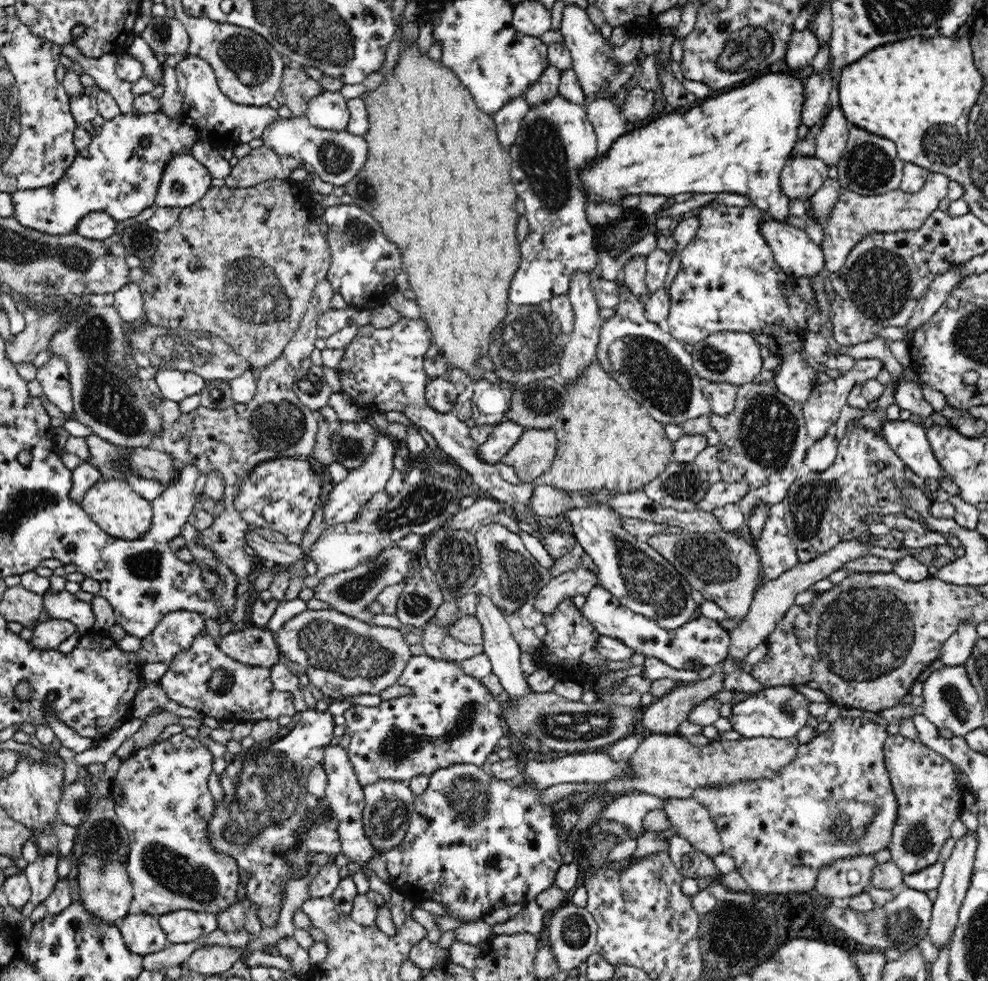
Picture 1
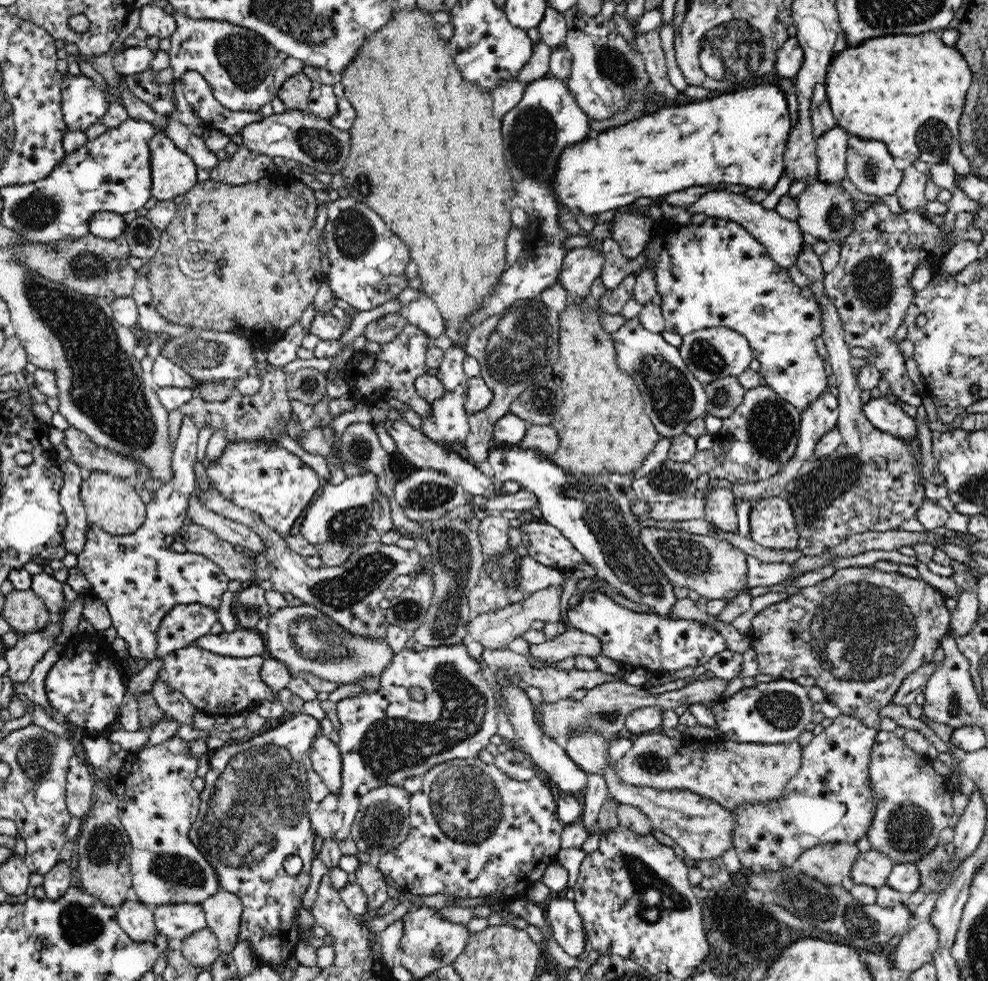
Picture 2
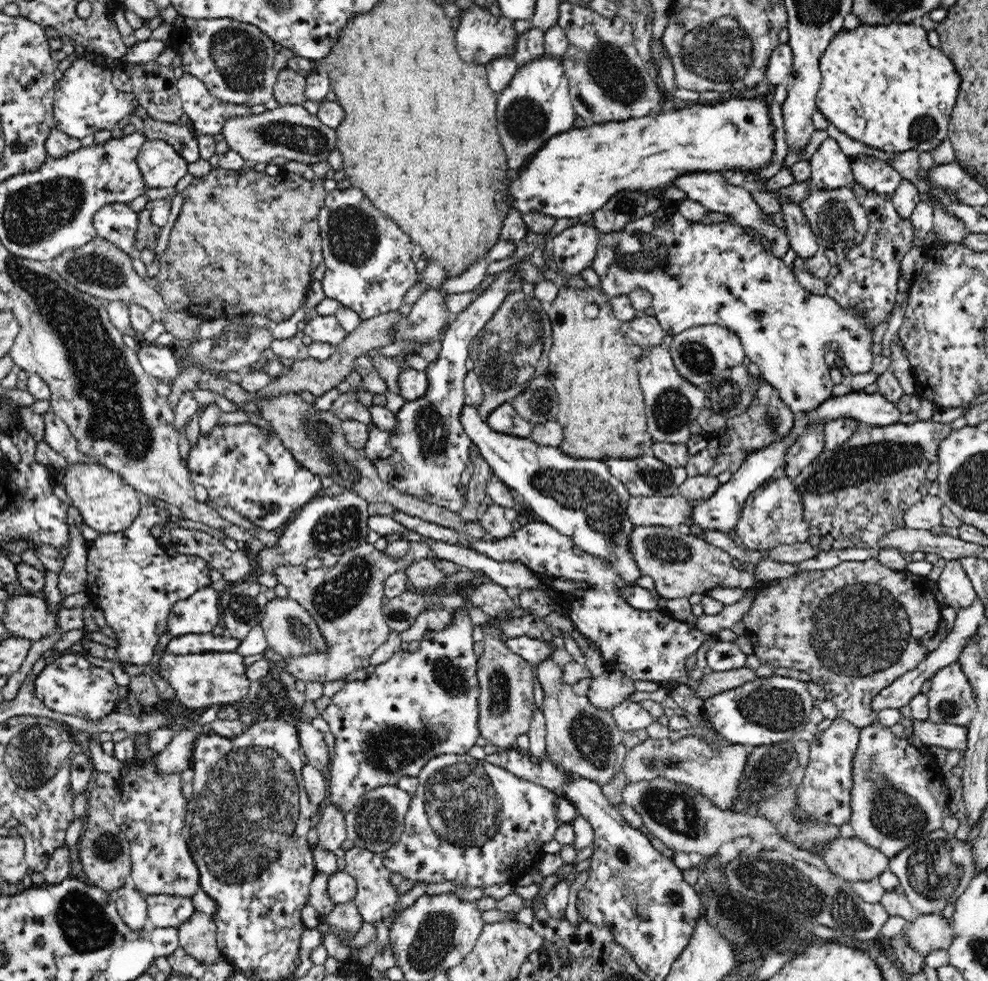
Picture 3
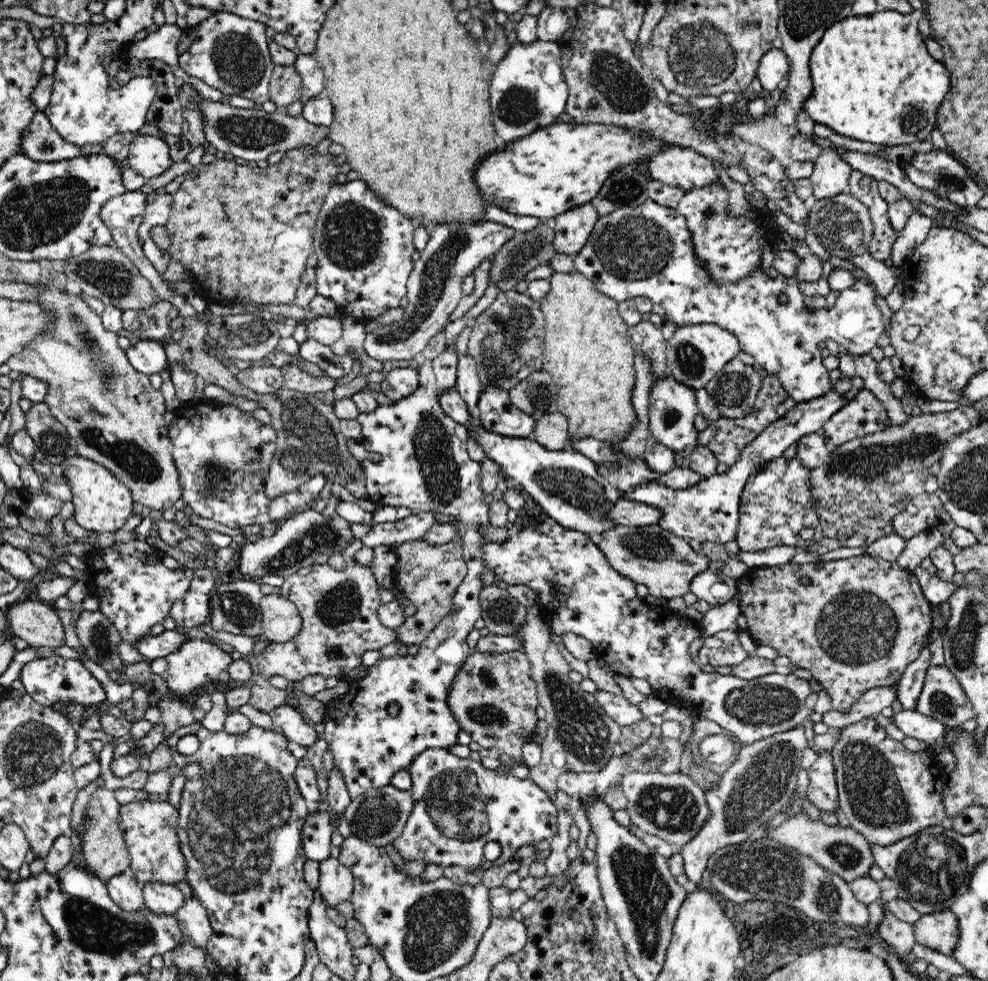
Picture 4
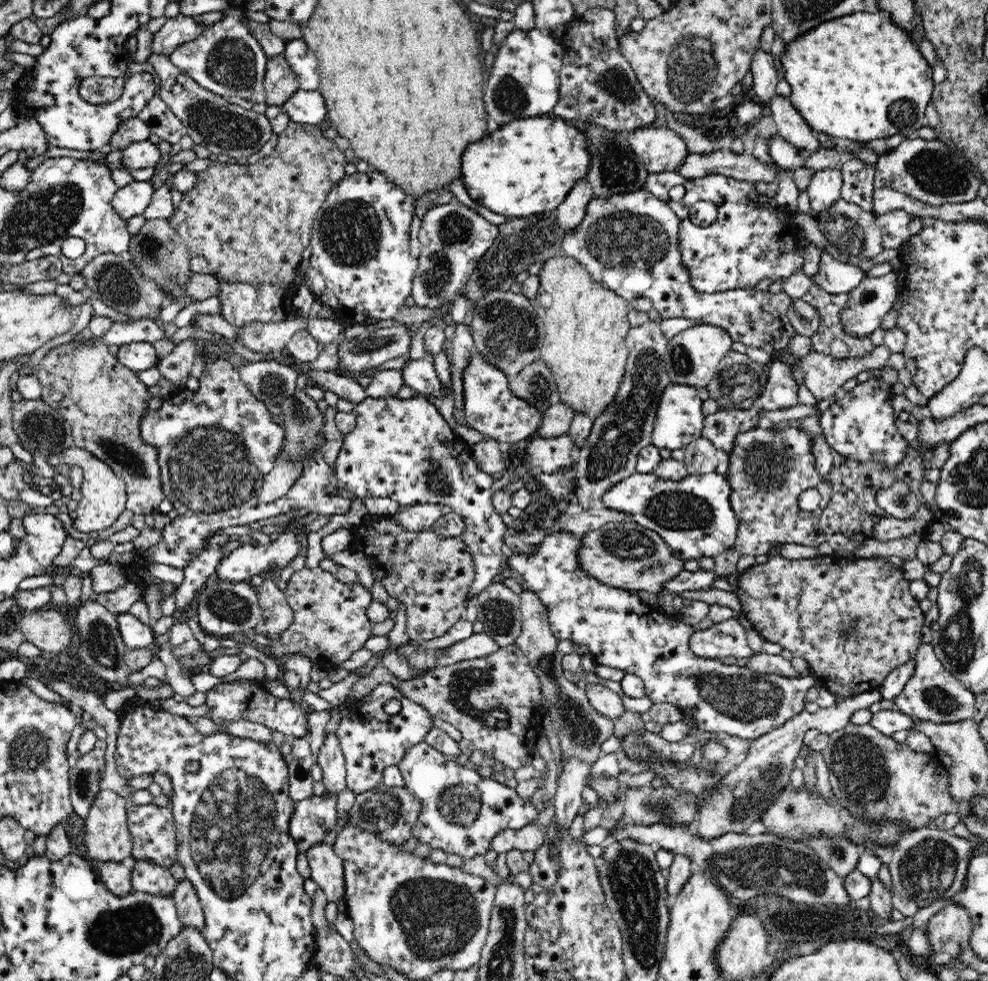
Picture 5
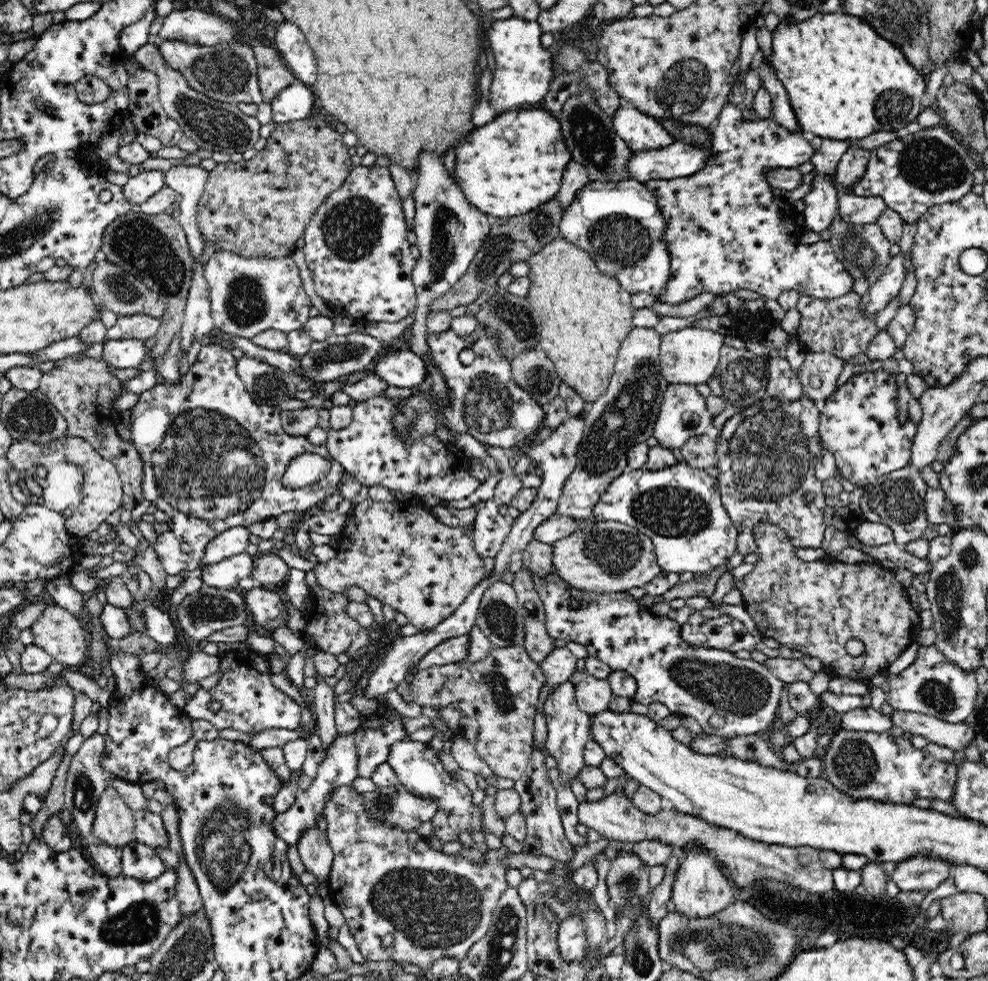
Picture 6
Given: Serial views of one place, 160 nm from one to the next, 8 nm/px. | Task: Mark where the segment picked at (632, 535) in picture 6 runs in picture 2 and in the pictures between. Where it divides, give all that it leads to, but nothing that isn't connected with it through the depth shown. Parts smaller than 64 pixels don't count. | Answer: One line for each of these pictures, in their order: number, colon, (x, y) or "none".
2: (712, 567)
3: (681, 565)
4: (649, 555)
5: (624, 555)

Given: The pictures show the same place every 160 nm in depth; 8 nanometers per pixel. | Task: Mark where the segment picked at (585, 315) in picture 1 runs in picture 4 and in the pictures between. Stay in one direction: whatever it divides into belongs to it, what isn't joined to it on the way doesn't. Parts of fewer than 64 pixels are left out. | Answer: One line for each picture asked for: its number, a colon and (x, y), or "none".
2: (581, 266)
3: (573, 249)
4: (572, 229)

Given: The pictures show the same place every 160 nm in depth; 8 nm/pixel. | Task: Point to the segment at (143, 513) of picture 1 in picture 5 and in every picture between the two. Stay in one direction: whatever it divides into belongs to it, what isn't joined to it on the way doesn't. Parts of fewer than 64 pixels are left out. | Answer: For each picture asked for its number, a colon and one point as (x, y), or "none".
2: (113, 505)
3: (106, 503)
4: (102, 503)
5: (104, 495)

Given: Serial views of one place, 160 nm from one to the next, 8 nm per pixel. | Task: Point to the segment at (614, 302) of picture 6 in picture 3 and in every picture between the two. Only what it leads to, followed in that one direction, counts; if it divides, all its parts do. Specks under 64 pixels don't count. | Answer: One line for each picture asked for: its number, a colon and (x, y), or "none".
3: (593, 366)
4: (588, 353)
5: (586, 325)

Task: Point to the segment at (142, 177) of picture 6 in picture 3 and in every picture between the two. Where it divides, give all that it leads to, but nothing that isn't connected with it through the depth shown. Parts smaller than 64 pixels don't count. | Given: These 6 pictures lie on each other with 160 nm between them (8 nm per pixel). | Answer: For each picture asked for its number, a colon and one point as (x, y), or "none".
3: (117, 223)
4: (122, 215)
5: (133, 199)

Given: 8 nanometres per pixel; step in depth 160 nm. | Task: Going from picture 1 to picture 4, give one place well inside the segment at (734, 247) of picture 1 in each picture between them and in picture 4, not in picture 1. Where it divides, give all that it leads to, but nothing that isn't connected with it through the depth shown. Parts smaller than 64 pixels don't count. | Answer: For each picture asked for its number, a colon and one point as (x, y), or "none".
2: (713, 274)
3: (716, 274)
4: (647, 251)

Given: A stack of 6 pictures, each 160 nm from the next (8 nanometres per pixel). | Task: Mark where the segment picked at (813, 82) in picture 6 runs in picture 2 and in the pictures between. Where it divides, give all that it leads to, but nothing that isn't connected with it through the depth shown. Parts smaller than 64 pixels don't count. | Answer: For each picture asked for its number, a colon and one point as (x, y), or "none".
2: (907, 90)
3: (885, 86)
4: (874, 81)
5: (860, 77)

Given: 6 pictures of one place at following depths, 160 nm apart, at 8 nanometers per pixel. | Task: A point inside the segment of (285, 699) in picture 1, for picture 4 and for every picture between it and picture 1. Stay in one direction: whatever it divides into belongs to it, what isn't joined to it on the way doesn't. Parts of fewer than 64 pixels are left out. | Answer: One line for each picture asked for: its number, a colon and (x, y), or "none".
2: (219, 685)
3: (201, 680)
4: (196, 666)

